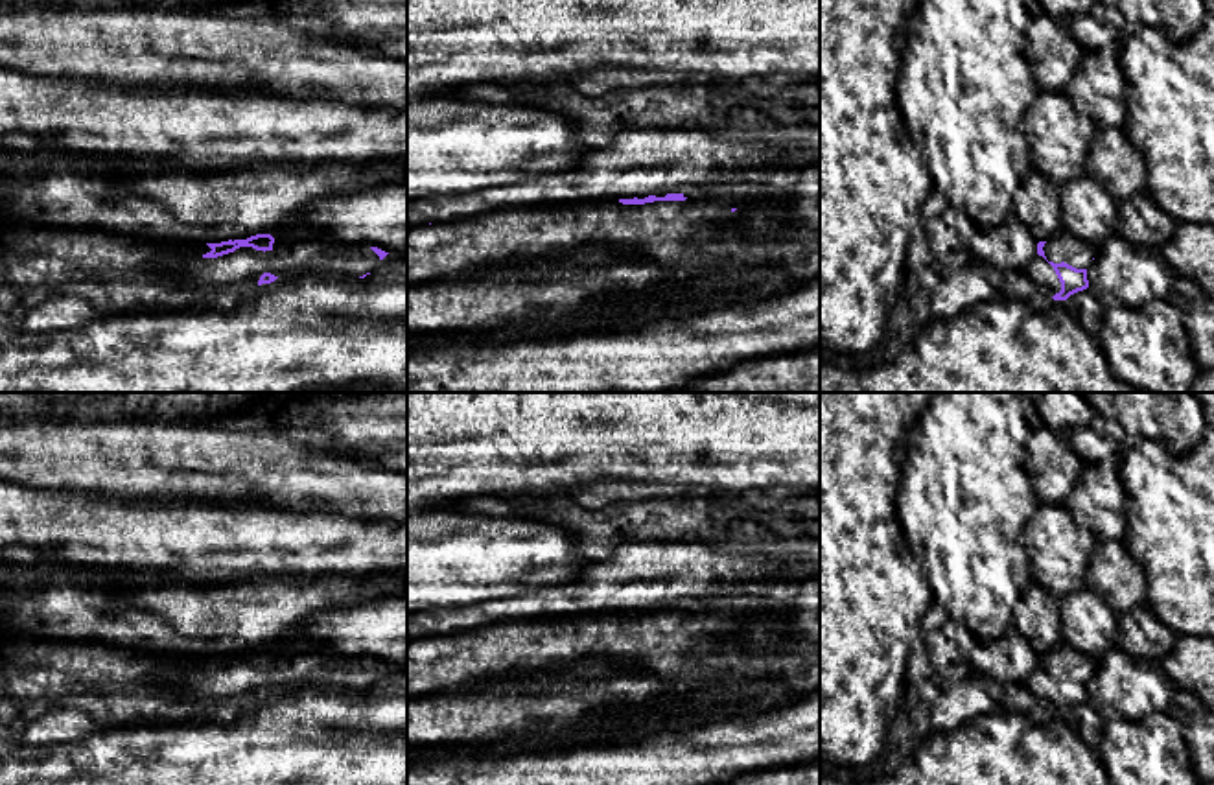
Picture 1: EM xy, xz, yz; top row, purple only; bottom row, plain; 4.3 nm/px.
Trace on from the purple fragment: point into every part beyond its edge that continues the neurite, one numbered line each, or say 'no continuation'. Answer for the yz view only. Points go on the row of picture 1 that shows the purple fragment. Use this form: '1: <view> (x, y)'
1: yz (1062, 246)

